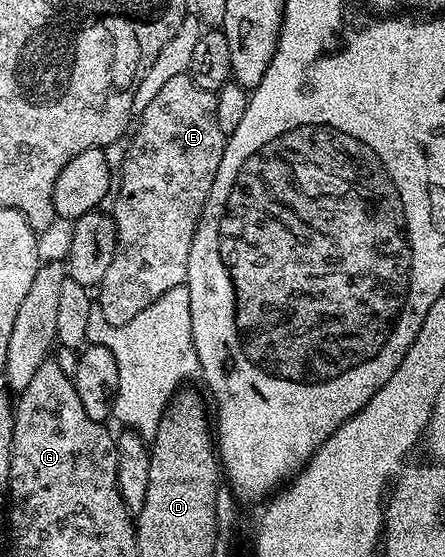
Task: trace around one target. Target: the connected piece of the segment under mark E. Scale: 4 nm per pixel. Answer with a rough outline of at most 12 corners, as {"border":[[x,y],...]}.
{"border":[[170,77],[111,200],[111,327],[187,280],[226,142],[215,94]]}

